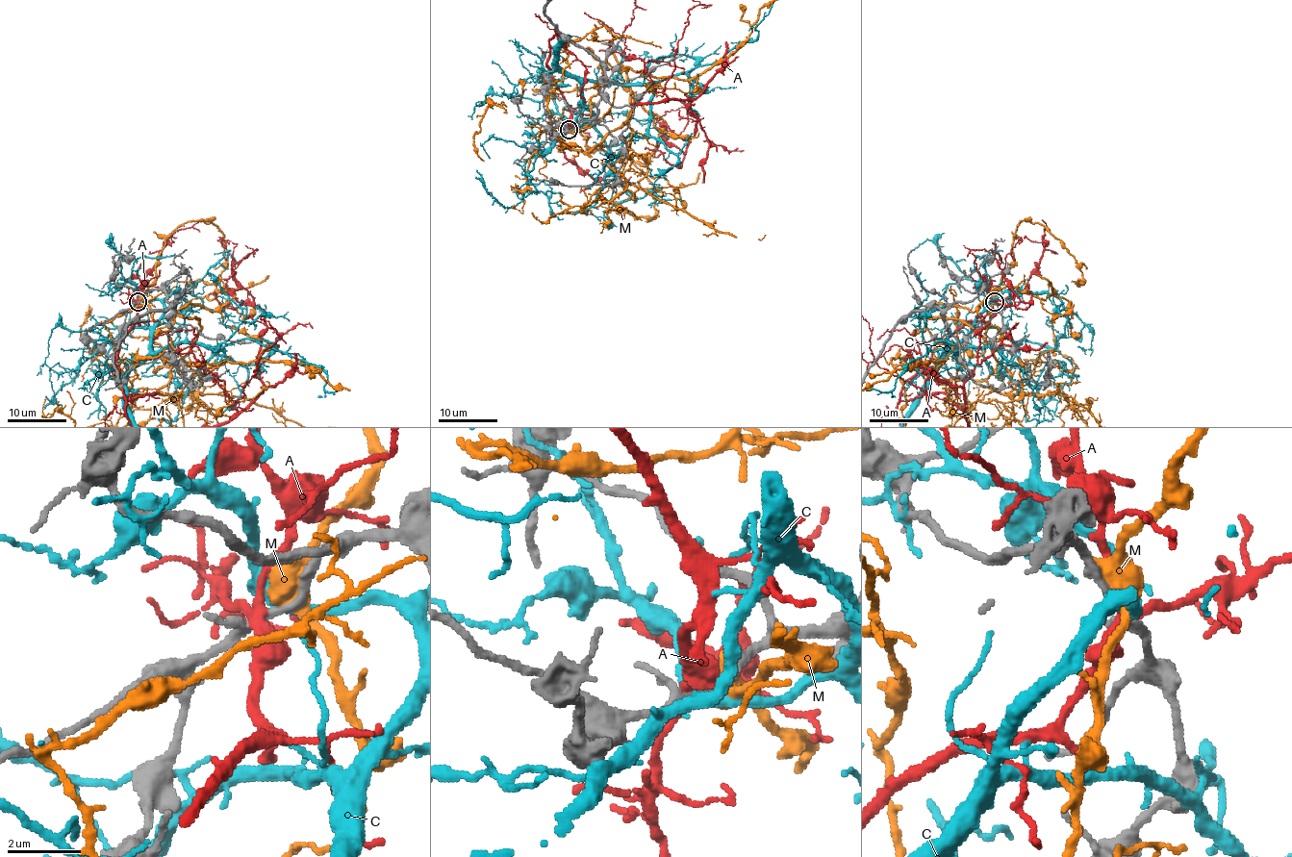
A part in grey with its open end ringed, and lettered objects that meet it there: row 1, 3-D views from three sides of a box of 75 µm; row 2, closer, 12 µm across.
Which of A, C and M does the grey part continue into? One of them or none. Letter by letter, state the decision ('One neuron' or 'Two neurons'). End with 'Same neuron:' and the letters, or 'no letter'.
A: One neuron
C: Two neurons
M: Two neurons
Same neuron: A

